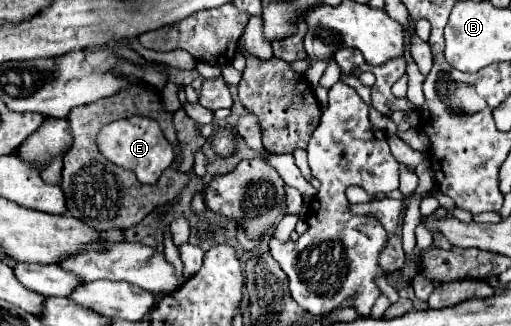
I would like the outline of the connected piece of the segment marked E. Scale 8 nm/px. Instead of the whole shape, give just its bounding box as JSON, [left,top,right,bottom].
[98,116,174,184]

